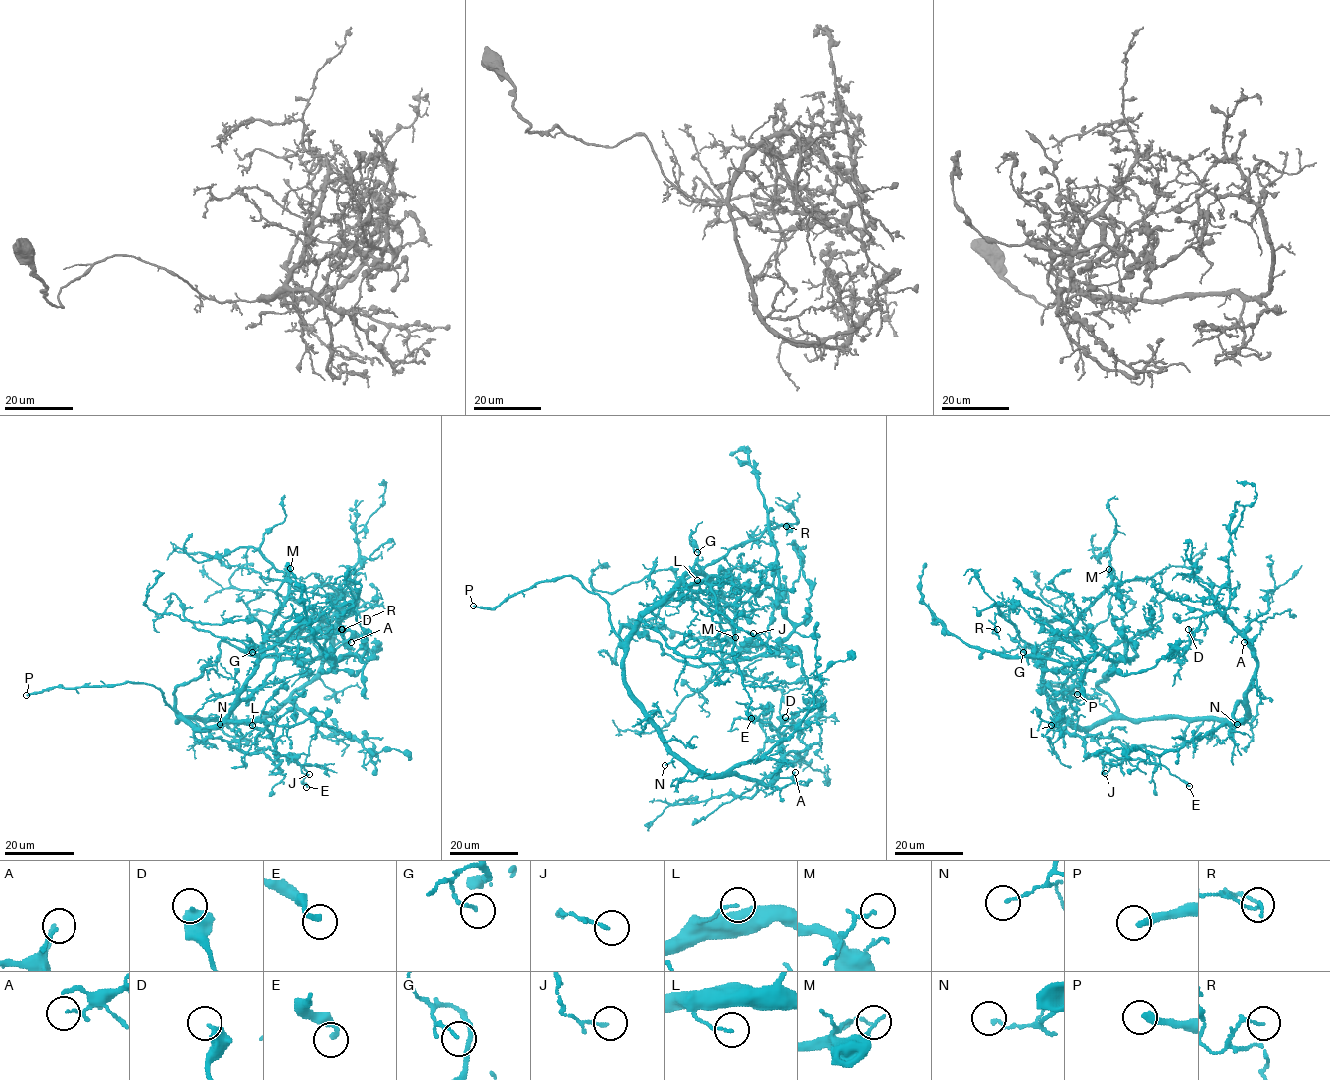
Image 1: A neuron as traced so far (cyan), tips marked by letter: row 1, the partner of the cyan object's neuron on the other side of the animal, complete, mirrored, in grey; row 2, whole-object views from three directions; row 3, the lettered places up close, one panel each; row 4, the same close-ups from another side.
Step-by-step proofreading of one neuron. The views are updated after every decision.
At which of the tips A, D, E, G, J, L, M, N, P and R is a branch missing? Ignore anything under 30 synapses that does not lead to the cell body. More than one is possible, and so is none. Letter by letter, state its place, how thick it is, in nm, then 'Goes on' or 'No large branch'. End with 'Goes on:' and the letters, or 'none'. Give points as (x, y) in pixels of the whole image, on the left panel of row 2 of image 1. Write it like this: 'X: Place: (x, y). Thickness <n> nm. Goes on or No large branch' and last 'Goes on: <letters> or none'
A: Place: (351, 642). Thickness 70 nm. No large branch
D: Place: (341, 629). Thickness 480 nm. No large branch
E: Place: (306, 787). Thickness 220 nm. No large branch
G: Place: (252, 652). Thickness 130 nm. No large branch
J: Place: (309, 774). Thickness 130 nm. No large branch
L: Place: (252, 725). Thickness 110 nm. Goes on
M: Place: (290, 568). Thickness 80 nm. No large branch
N: Place: (220, 724). Thickness 110 nm. No large branch
P: Place: (26, 695). Thickness 300 nm. Goes on
R: Place: (342, 629). Thickness 120 nm. No large branch
Goes on: L, P

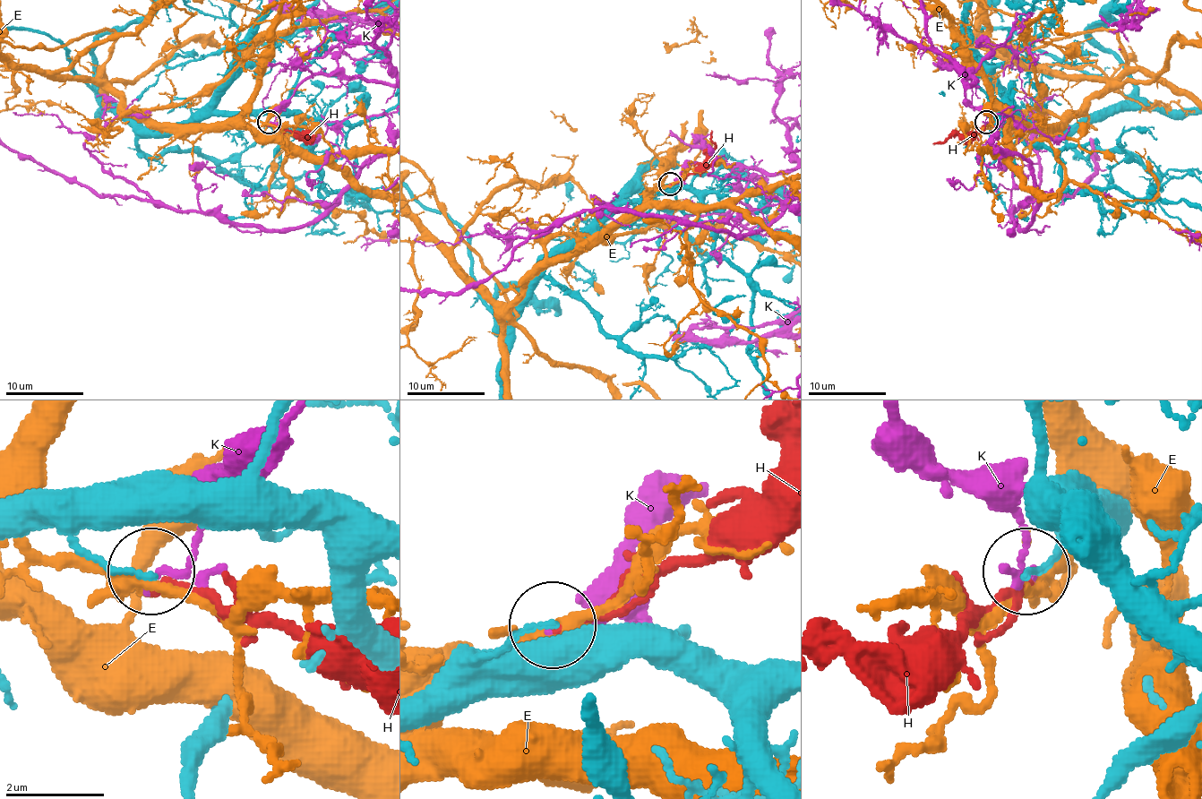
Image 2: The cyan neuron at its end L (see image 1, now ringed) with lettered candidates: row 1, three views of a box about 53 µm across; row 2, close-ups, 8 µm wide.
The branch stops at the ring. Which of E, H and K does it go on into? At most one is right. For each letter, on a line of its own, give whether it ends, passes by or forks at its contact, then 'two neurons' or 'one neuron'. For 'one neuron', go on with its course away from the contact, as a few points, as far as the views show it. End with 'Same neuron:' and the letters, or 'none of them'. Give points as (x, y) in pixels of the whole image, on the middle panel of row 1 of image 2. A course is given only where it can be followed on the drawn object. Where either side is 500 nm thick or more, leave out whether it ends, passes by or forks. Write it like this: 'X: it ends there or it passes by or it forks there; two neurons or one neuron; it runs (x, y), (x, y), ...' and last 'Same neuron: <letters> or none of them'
E: it passes by; two neurons
H: it ends there; one neuron; it runs (670, 184), (690, 176), (705, 160), (715, 146), (711, 131)
K: it passes by; two neurons
Same neuron: H

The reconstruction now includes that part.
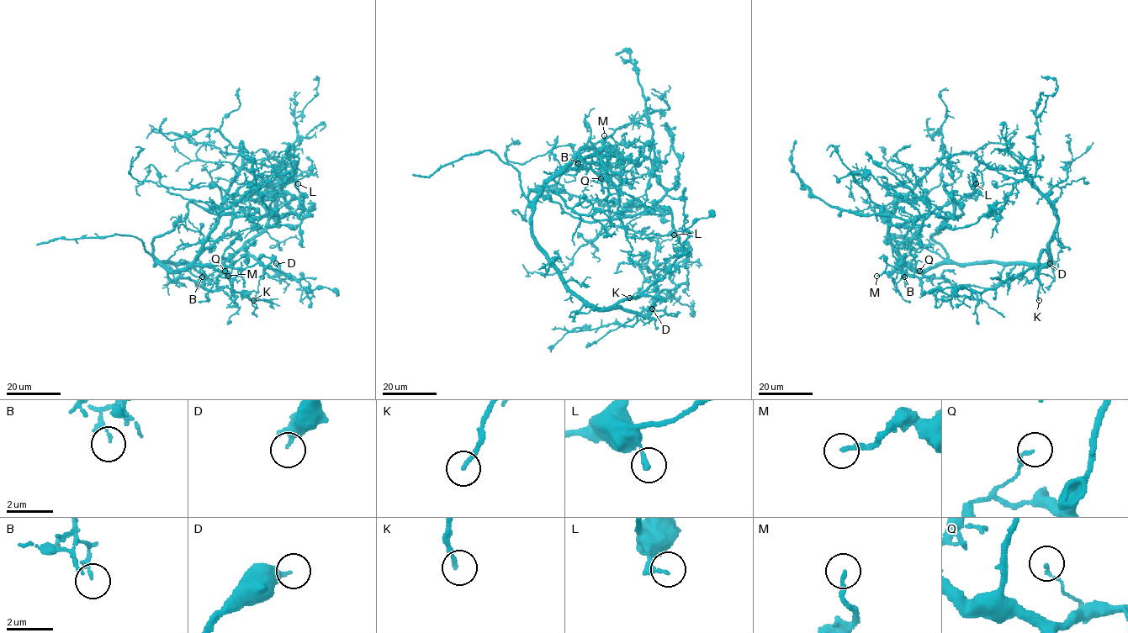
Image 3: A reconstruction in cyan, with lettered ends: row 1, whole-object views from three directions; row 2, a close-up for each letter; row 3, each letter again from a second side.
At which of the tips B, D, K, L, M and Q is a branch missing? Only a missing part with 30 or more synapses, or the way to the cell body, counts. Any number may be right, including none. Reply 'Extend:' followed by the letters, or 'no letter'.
Extend: M

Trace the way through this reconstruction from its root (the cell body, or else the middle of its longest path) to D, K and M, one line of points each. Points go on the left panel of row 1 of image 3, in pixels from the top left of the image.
D: (153, 248), (156, 264), (216, 264), (241, 250), (271, 276), (280, 272), (276, 263)
K: (153, 248), (156, 264), (216, 264), (230, 259), (241, 250), (246, 250), (264, 269), (253, 300)
M: (153, 248), (153, 256), (170, 270), (209, 266), (229, 272), (228, 276)

